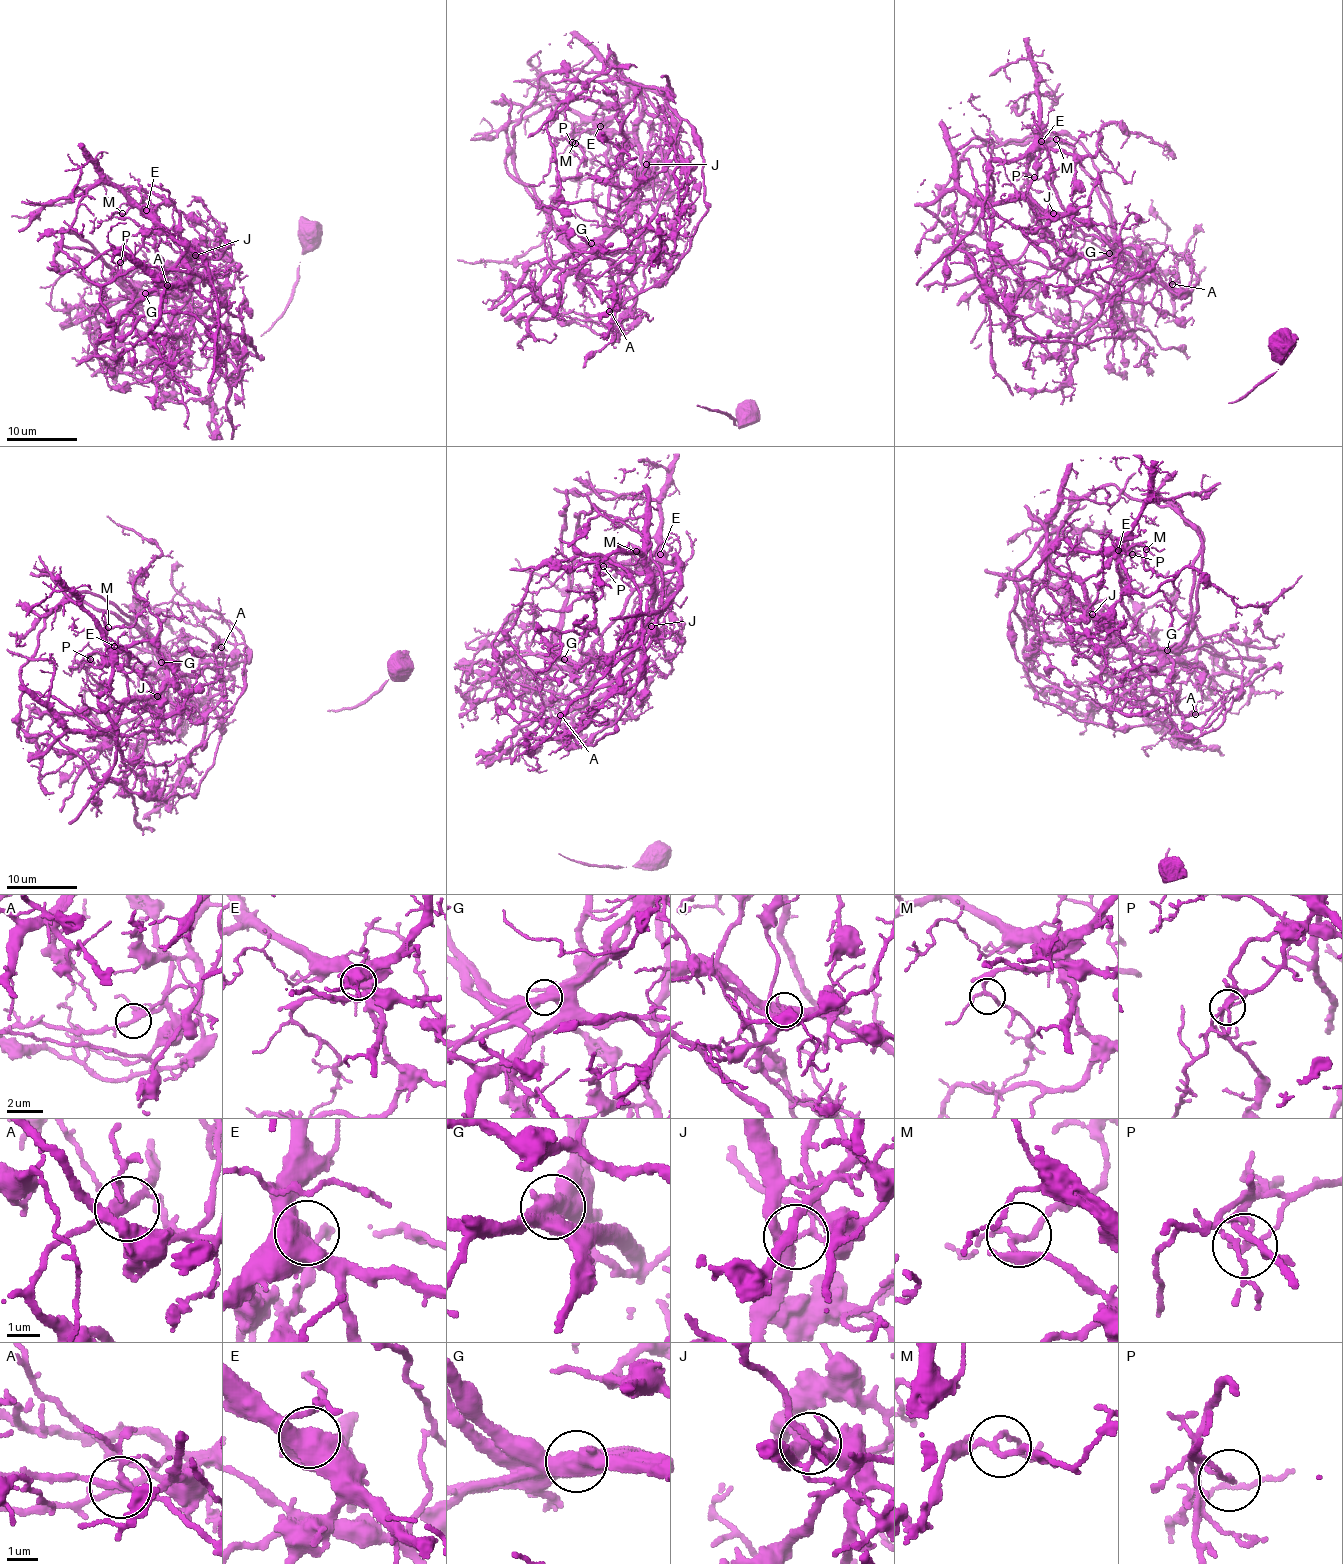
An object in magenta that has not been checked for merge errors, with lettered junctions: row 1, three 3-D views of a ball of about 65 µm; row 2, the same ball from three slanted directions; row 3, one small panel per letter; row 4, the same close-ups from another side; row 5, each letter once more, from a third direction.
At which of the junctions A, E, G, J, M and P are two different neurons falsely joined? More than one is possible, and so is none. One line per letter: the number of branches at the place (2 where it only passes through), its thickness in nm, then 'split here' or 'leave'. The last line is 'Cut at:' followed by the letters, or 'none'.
A: 4 branches meet; 220 nm thick; split here
E: 3 branches meet; 600 nm thick; leave
G: 2 branches meet; 600 nm thick; split here
J: 4 branches meet; 320 nm thick; split here
M: 3 branches meet; 160 nm thick; leave
P: 2 branches meet; 120 nm thick; split here
Cut at: A, G, J, P

